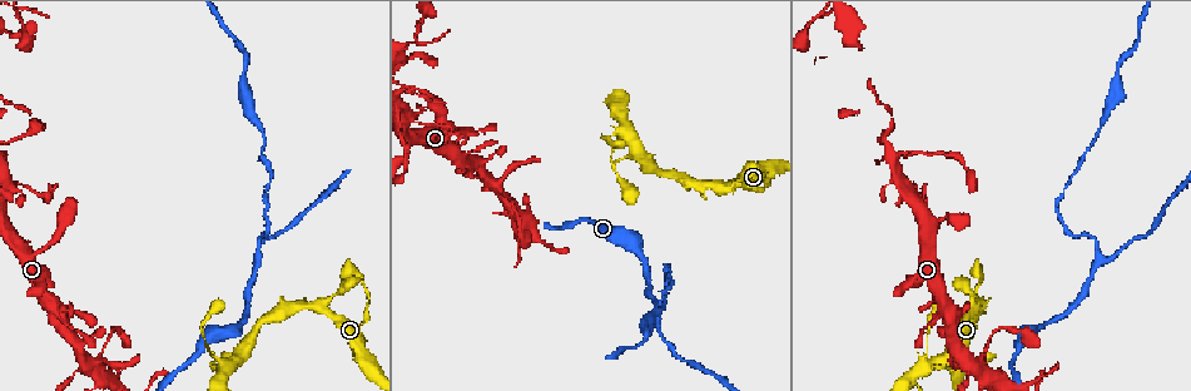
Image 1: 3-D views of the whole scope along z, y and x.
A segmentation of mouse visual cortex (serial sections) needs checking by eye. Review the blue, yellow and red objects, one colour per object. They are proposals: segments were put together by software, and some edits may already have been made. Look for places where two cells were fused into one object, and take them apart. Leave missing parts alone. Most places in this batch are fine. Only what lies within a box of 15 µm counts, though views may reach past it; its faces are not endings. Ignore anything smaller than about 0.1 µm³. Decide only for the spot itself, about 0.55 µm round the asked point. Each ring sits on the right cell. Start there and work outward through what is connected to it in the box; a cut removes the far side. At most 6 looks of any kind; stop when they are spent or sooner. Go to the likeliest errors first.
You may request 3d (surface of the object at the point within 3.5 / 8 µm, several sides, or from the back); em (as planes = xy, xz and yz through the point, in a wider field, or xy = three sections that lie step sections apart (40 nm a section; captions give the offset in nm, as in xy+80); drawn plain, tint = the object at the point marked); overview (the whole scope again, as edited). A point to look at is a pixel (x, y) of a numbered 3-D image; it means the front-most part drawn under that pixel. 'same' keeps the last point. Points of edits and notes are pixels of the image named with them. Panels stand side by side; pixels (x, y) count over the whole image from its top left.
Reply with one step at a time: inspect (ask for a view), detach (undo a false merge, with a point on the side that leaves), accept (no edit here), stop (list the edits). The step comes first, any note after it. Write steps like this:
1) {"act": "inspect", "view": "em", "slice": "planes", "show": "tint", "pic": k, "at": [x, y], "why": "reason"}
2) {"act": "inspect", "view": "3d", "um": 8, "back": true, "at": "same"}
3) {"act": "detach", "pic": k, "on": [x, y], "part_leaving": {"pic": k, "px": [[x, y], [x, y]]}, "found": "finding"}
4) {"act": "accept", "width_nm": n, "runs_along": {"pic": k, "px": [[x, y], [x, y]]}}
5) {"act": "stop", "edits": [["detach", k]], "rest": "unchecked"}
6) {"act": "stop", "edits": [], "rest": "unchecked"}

{"act": "inspect", "view": "3d", "um": 3.5, "back": true, "pic": 1, "at": [29, 115], "why": "abrupt turn"}

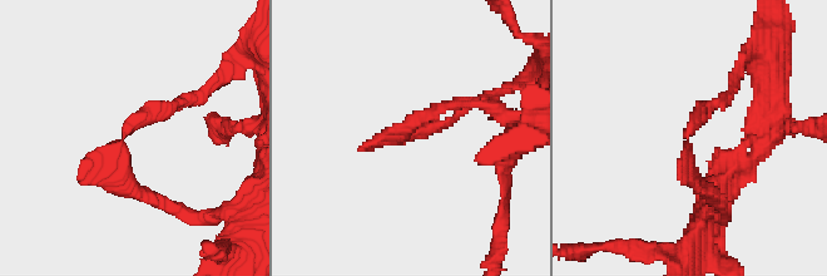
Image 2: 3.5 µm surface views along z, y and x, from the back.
{"act": "inspect", "view": "em", "slice": "xy", "step": 1, "show": "tint", "pic": 2, "at": [686, 132], "why": "now the EM"}

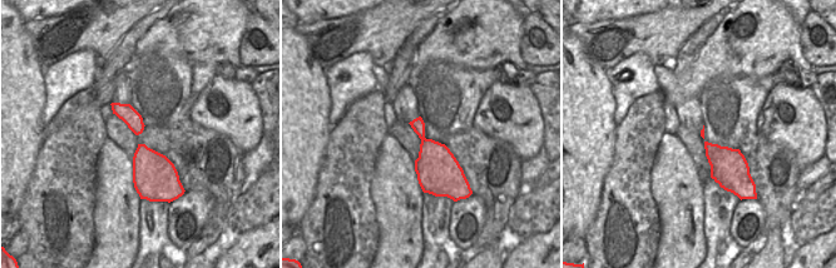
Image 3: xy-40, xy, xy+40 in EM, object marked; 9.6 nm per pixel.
{"act": "accept", "width_nm": 260, "runs_along": {"pic": 2, "px": [[713, 195], [691, 172], [687, 133], [722, 98]]}, "found": "one cell here"}

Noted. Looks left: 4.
{"act": "inspect", "view": "3d", "um": 3.5, "back": true, "pic": 1, "at": [260, 261], "why": "arms part here"}

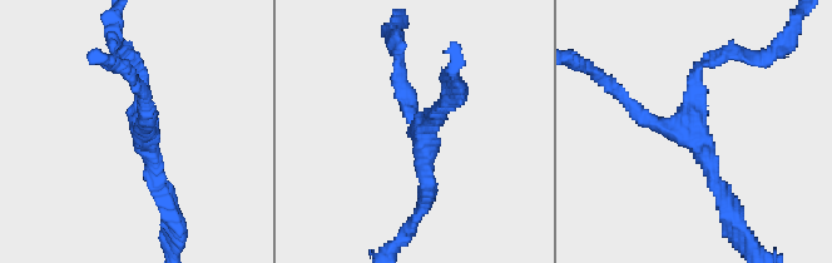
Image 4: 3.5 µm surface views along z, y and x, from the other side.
{"act": "inspect", "view": "em", "slice": "xy", "step": 3, "show": "tint", "pic": 4, "at": [695, 131], "arms": 3, "arm_widths_nm": [200, 200, 200]}

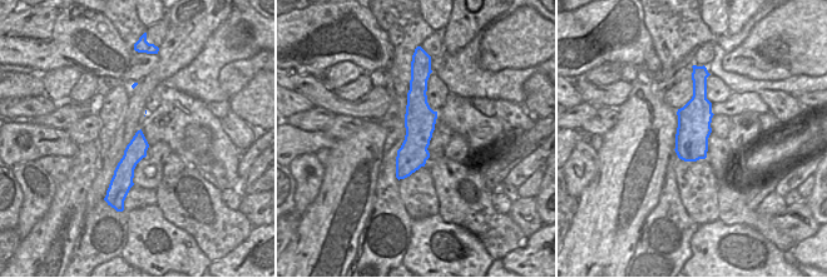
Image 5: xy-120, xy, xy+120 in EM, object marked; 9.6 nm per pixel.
{"act": "accept", "runs_along": {"pic": 5, "px": [[424, 84], [417, 139], [400, 175]]}, "found": "continuous, no second cell"}

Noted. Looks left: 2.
{"act": "inspect", "view": "3d", "um": 8, "pic": 1, "at": [944, 218], "why": "sharp bend"}

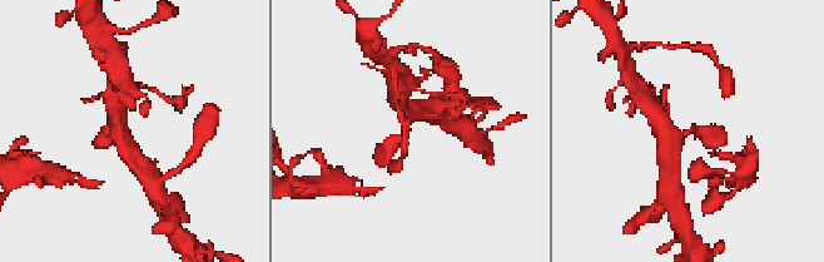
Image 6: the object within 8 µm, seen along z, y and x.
{"act": "inspect", "view": "em", "slice": "xy", "step": 5, "show": "tint", "pic": 6, "at": [693, 127]}

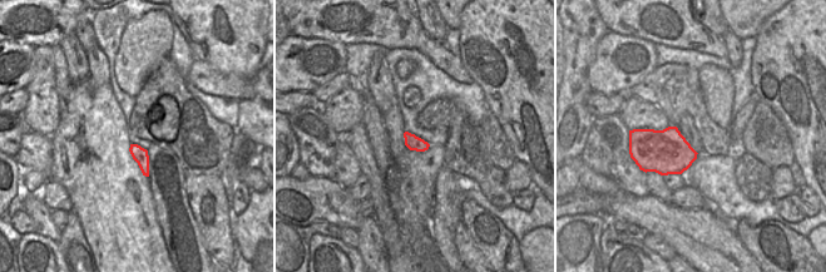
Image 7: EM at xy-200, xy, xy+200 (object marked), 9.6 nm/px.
{"act": "accept", "arm_widths_nm": [450, 450], "runs_along": {"pic": 6, "px": [[412, 112], [386, 158]]}, "found": "continuous, no second cell"}

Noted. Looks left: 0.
{"act": "stop", "edits": [], "rest": "unchecked"}

